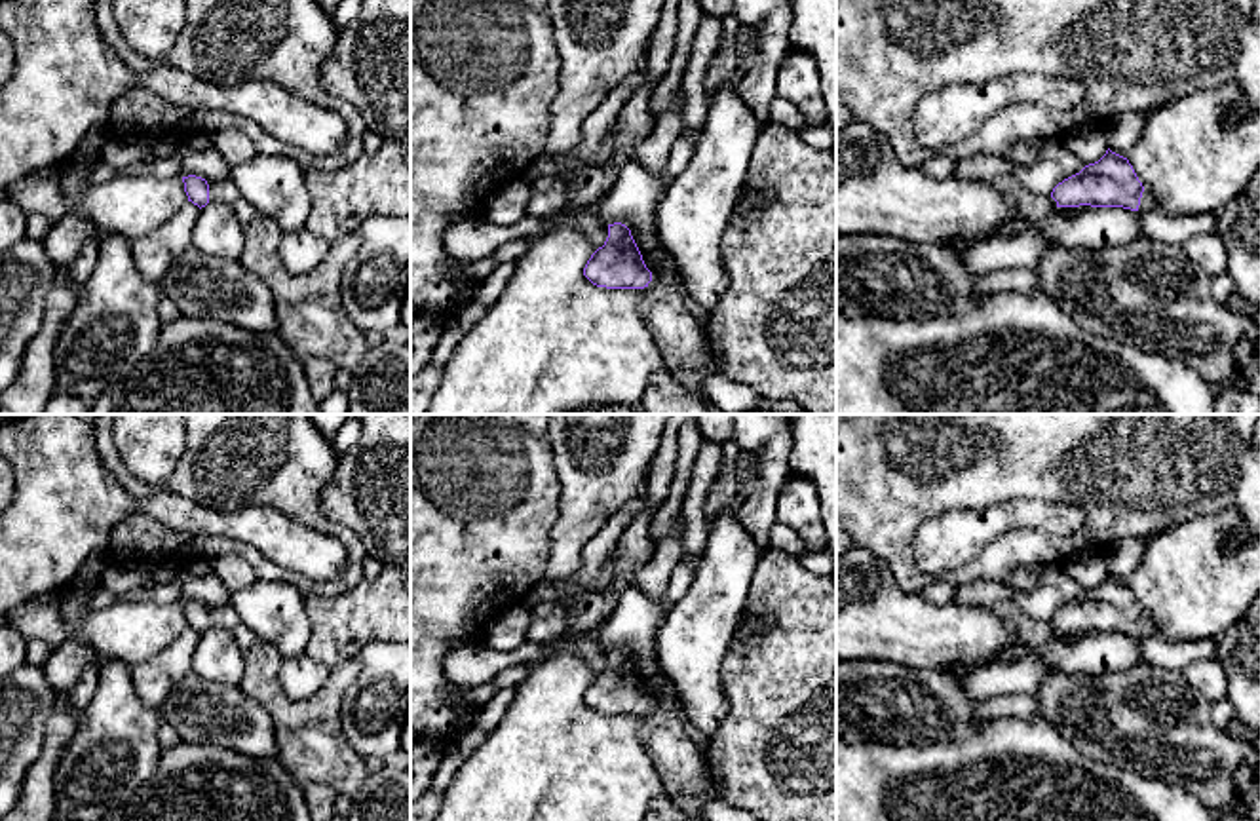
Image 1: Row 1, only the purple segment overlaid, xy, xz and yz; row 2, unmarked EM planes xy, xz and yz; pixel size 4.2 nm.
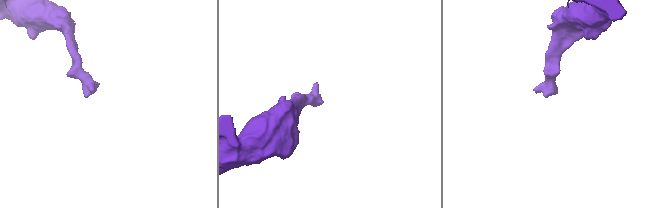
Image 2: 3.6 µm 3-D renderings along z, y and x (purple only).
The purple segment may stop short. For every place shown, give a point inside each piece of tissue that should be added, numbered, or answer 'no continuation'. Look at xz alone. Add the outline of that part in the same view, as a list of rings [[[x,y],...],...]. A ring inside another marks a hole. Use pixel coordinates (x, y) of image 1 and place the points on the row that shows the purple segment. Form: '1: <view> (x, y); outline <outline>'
1: xz (681, 341); outline [[[650,270],[646,300],[640,314],[663,359],[663,369],[678,374],[713,361],[705,329],[686,310],[677,291],[677,270]]]

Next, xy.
1: xy (225, 190); outline [[[232,179],[207,181],[209,184],[209,201],[222,201],[234,205],[241,196]]]

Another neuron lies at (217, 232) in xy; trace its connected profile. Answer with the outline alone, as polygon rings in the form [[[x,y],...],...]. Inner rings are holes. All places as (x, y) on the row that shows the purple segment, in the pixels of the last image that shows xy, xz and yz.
[[[209,201],[200,209],[192,245],[209,257],[239,258],[245,247],[245,226],[236,219],[230,203]]]

